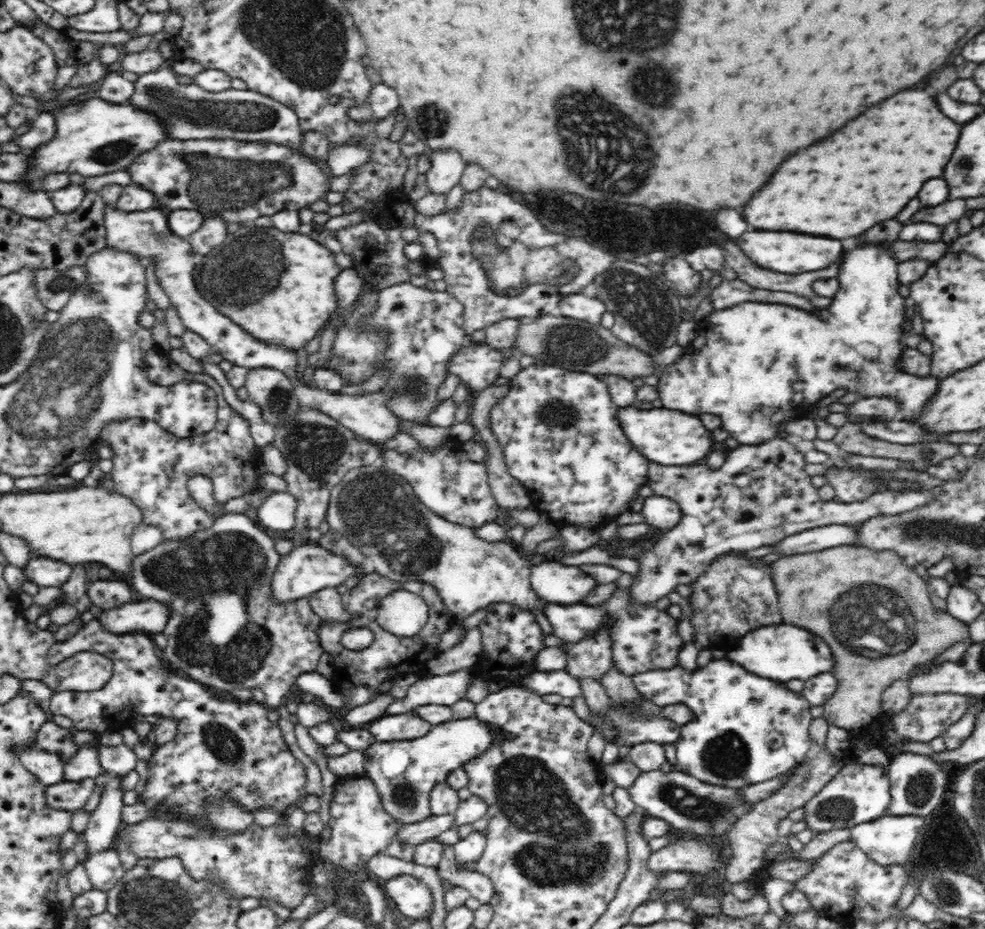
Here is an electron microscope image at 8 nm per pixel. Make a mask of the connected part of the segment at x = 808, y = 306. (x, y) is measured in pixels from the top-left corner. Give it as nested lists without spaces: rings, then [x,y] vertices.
[[[739,278],[734,280],[722,279],[715,288],[710,287],[710,298],[714,311],[730,308],[744,301],[766,302],[770,304],[787,304],[800,310],[818,312],[818,308],[812,305],[810,300],[798,294],[784,291],[774,291],[762,288],[754,288]]]

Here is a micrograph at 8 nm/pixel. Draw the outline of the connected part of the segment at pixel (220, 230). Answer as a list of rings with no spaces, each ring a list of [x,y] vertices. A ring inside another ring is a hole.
[[[220,215],[204,216],[204,222],[187,236],[192,251],[201,255],[208,254],[215,246],[221,246],[228,234],[228,225]]]

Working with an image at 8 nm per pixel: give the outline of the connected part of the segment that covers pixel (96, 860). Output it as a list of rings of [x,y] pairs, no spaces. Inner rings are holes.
[[[108,849],[91,854],[84,862],[93,889],[107,892],[124,876],[119,854]]]

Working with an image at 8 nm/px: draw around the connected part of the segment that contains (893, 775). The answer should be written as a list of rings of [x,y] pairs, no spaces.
[[[915,753],[900,754],[889,765],[890,804],[885,810],[886,815],[892,816],[926,816],[942,802],[948,789],[950,764],[938,763],[931,756]]]

